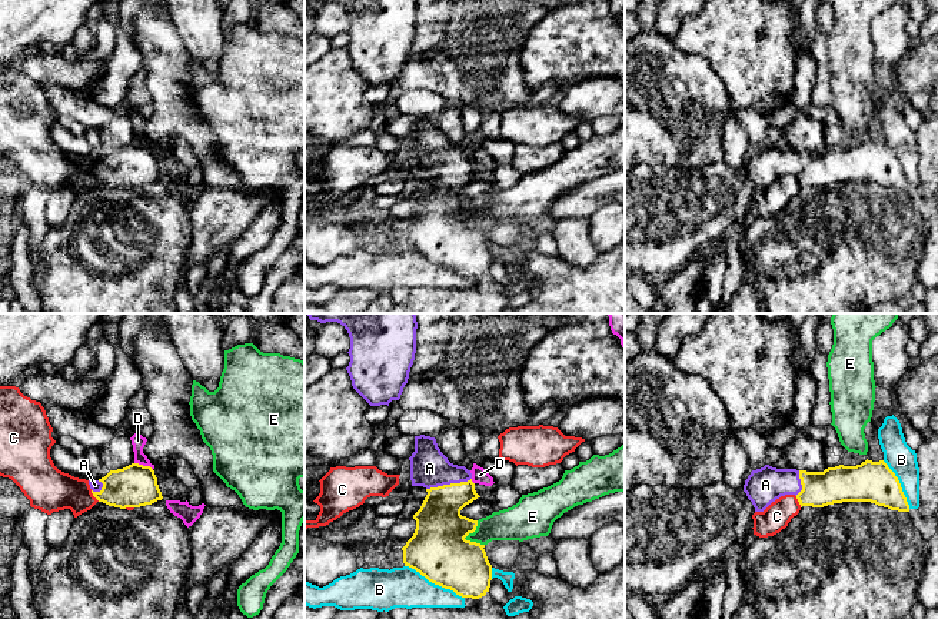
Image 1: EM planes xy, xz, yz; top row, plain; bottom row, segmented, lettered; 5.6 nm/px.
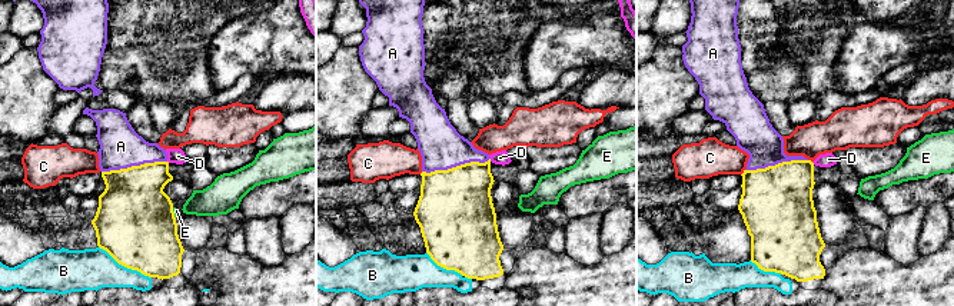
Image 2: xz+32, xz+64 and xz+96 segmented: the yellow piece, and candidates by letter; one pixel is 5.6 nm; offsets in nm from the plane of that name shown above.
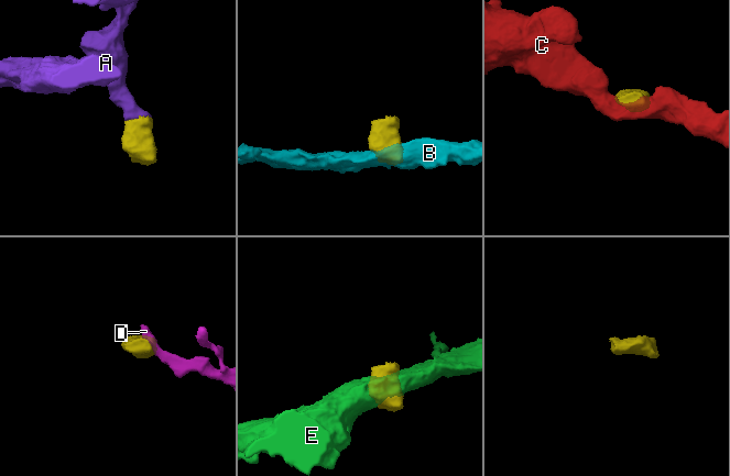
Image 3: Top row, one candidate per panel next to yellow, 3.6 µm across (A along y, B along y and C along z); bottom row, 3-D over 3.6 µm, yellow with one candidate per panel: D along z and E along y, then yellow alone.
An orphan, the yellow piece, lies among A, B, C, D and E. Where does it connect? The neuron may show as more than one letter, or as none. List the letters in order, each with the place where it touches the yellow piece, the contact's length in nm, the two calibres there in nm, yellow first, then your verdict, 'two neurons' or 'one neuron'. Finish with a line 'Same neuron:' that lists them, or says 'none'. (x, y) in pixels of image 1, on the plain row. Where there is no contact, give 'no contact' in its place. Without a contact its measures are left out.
A: contact xz (448, 165); length 260 nm; calibres 280 and 220 nm; one neuron
B: contact xz (435, 263); length 380 nm; calibres 320 and 220 nm; two neurons
C: contact xy (95, 176); length 80 nm; calibres 240 and 240 nm; two neurons
D: contact xy (143, 146); length 110 nm; calibres 240 and 80 nm; two neurons
E: contact xz (465, 216); length 150 nm; calibres 320 and 180 nm; two neurons
Same neuron: A

